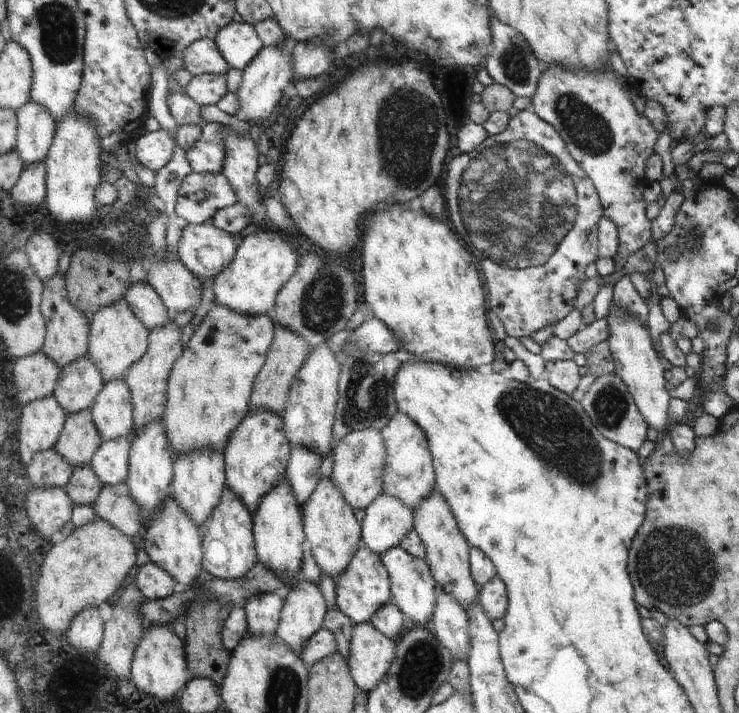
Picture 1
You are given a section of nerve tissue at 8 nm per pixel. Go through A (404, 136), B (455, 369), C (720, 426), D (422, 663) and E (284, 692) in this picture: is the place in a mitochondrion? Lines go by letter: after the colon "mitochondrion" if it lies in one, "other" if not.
A: mitochondrion
B: other
C: other
D: mitochondrion
E: mitochondrion

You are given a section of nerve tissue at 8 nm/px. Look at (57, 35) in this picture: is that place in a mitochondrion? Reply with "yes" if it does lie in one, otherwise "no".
yes

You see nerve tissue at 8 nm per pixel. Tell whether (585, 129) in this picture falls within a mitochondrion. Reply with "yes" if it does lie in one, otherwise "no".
yes

